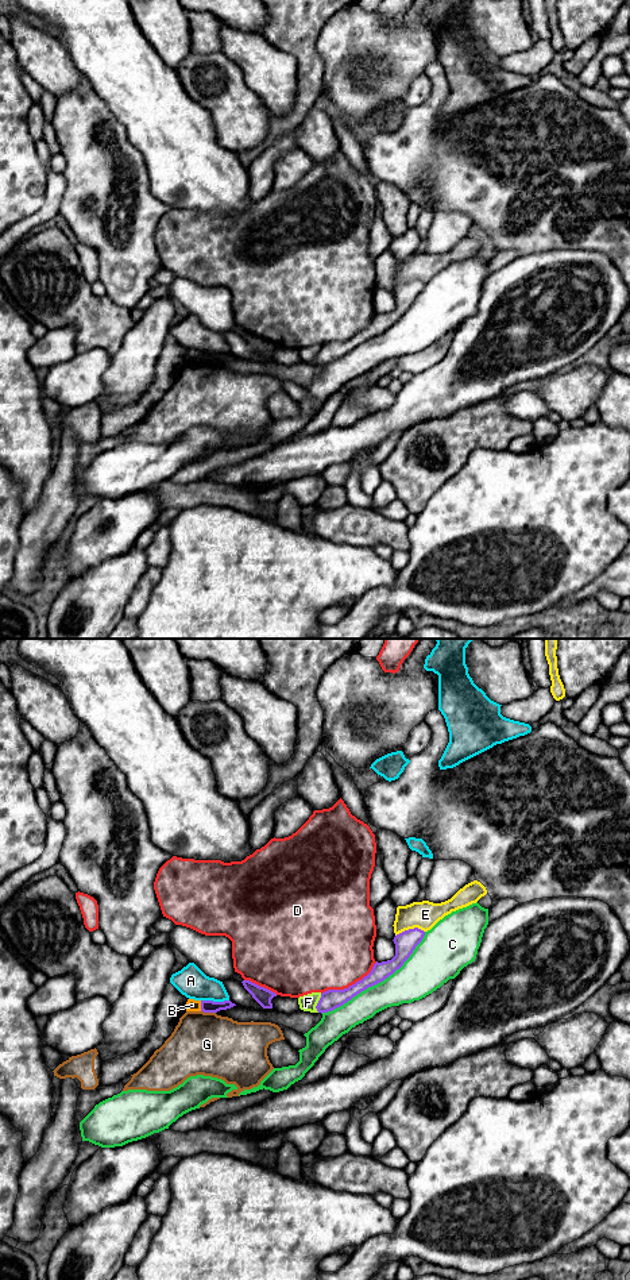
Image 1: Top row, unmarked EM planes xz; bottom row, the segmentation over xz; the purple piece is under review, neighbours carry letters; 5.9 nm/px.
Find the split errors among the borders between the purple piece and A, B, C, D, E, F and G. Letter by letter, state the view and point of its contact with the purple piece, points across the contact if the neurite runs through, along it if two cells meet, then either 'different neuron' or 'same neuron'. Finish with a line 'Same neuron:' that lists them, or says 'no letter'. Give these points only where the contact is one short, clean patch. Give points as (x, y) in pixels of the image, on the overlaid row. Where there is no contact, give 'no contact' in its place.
A: xz (215, 1002) | different neuron
B: xz (201, 1006) | along xz (200, 1001), (201, 1010) | different neuron
C: xz (378, 982) | different neuron
D: xz (350, 986) | different neuron
E: xz (409, 929) | different neuron
F: xz (317, 1003) | different neuron
G: xz (208, 1011) | different neuron
Same neuron: no letter

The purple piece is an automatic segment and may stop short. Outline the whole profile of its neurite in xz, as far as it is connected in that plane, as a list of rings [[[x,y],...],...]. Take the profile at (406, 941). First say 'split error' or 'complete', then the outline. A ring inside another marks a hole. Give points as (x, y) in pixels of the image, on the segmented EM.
complete | [[[418,928],[409,929],[397,934],[393,940],[395,944],[395,956],[391,960],[382,963],[376,961],[367,976],[349,986],[348,988],[328,990],[322,992],[316,1006],[317,1011],[321,1014],[332,1011],[343,1006],[368,987],[372,987],[387,979],[403,965],[403,963],[410,957],[416,946],[422,941],[424,936],[425,932]]]

